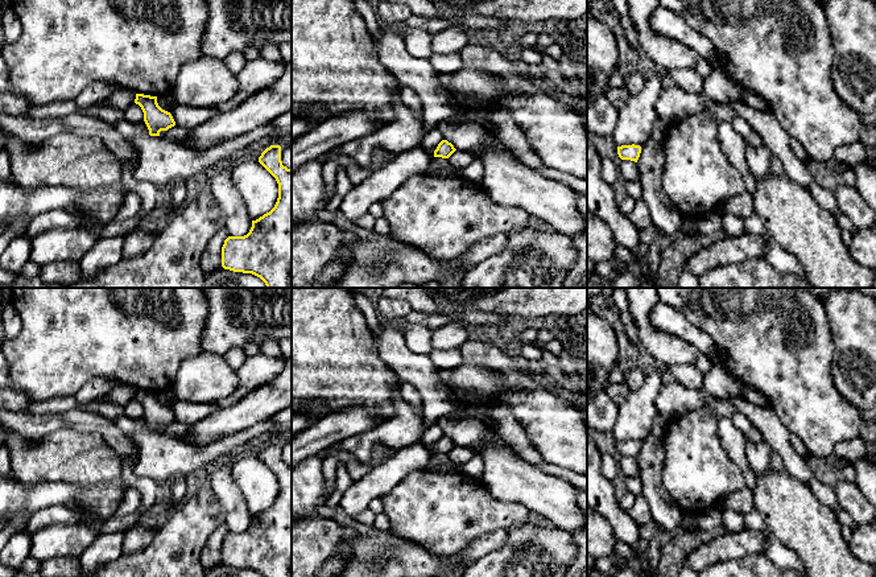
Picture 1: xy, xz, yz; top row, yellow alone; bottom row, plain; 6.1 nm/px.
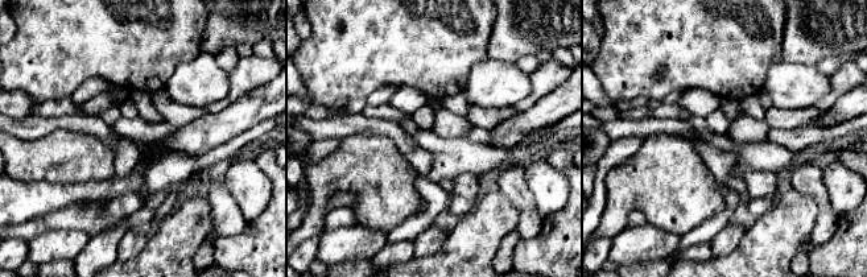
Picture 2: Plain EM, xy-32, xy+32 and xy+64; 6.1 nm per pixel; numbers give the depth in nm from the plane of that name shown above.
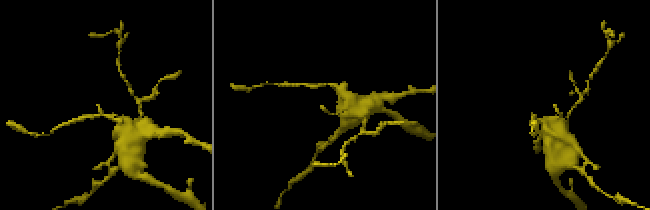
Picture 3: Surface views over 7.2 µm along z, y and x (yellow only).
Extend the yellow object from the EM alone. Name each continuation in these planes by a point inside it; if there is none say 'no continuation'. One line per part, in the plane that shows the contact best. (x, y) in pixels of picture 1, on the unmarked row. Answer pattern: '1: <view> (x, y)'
no continuation

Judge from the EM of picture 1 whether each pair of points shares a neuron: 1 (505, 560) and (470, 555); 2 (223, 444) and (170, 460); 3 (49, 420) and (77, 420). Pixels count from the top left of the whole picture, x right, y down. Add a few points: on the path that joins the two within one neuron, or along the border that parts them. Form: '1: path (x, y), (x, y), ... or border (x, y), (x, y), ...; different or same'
1: border (507, 536), (507, 542), (501, 547), (471, 563); different
2: path (210, 453), (195, 458), (184, 458); same
3: path (56, 420), (70, 420); same

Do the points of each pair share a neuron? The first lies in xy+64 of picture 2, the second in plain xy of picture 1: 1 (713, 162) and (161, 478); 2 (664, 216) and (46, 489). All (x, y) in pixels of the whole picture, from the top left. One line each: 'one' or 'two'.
1: two
2: two

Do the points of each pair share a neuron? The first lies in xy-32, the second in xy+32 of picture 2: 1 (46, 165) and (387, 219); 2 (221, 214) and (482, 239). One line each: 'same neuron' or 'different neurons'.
1: same neuron
2: different neurons

